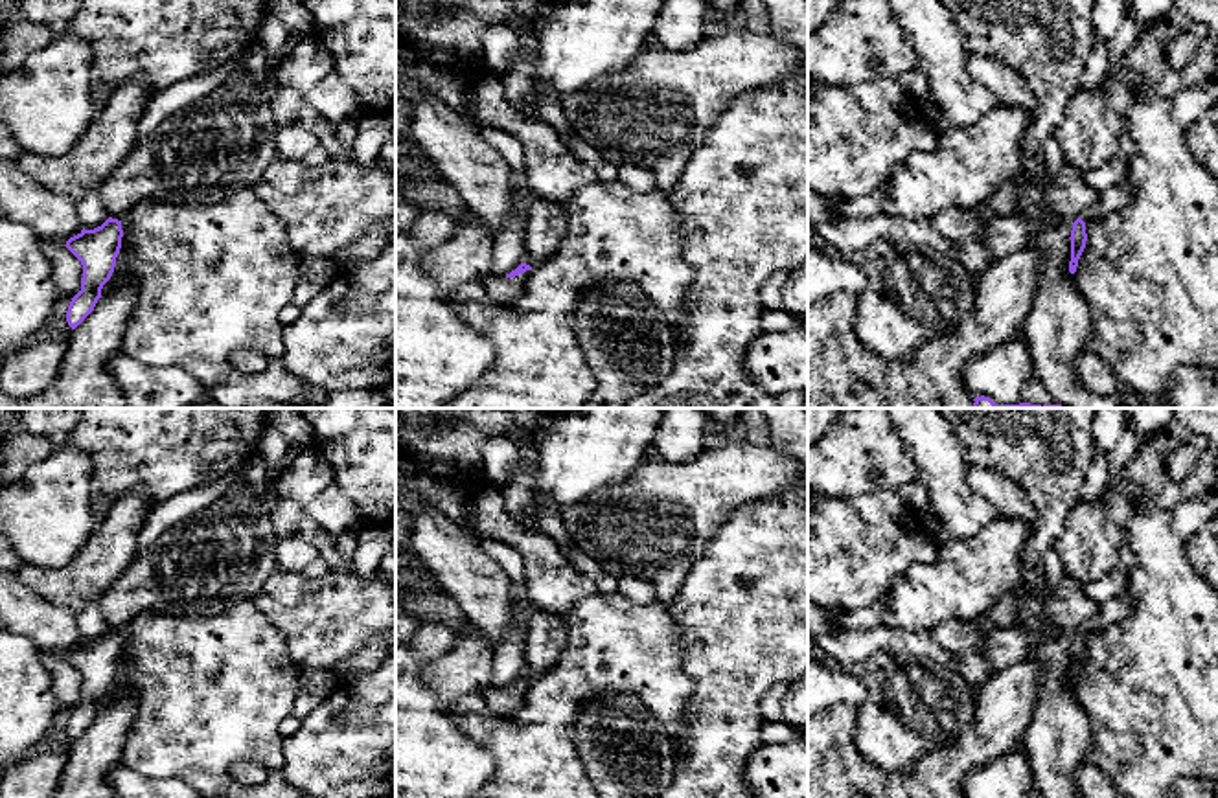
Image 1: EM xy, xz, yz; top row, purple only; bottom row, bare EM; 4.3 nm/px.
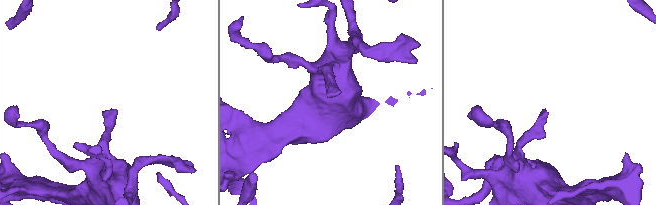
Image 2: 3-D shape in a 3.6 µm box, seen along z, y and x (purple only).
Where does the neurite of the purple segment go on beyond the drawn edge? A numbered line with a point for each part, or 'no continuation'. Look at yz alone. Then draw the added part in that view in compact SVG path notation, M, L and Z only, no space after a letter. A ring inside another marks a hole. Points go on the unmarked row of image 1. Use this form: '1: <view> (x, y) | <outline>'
1: yz (1117, 609) | M1128 594L1111 598L1098 610L1082 623L1080 631L1087 634L1089 631L1106 629L1126 620L1133 610L1133 601Z

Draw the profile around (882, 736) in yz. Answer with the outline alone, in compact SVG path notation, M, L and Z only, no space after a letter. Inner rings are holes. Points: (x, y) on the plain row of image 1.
M902 655L859 677L867 697L856 710L854 741L865 759L889 774L909 774L924 754L951 745L975 717L977 688L942 662Z

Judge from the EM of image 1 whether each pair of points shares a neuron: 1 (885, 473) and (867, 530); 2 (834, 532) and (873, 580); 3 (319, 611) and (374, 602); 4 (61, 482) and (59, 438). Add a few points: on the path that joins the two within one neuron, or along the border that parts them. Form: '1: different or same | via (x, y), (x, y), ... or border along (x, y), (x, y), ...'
1: different | border along (895, 488), (838, 497)
2: same | via (847, 545), (852, 547), (854, 561), (860, 567)
3: same | via (332, 611), (361, 609)
4: different | border along (68, 444), (56, 449)

